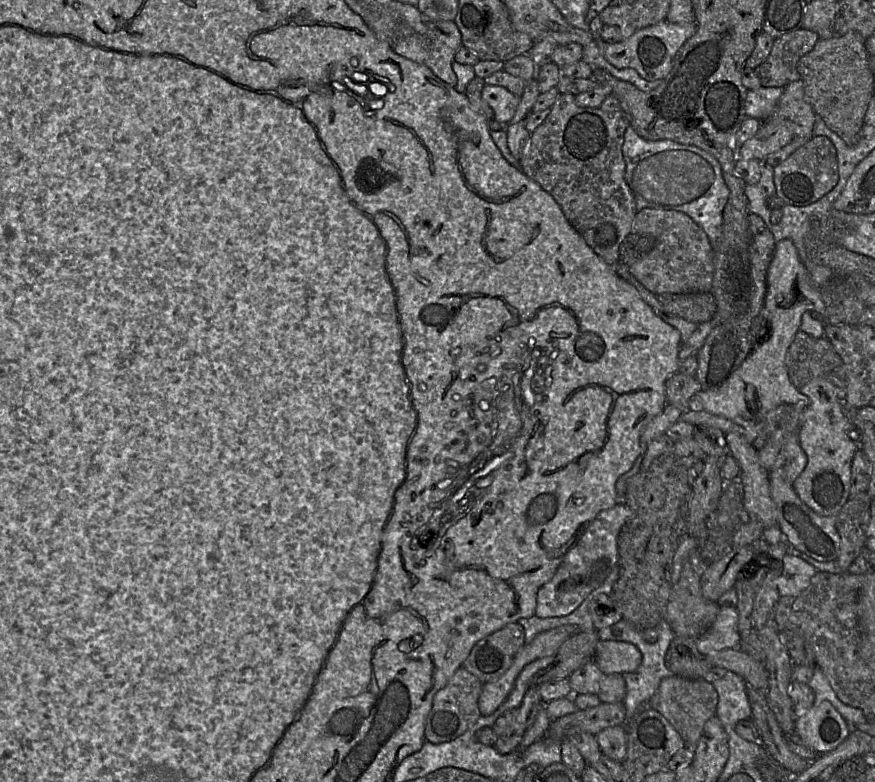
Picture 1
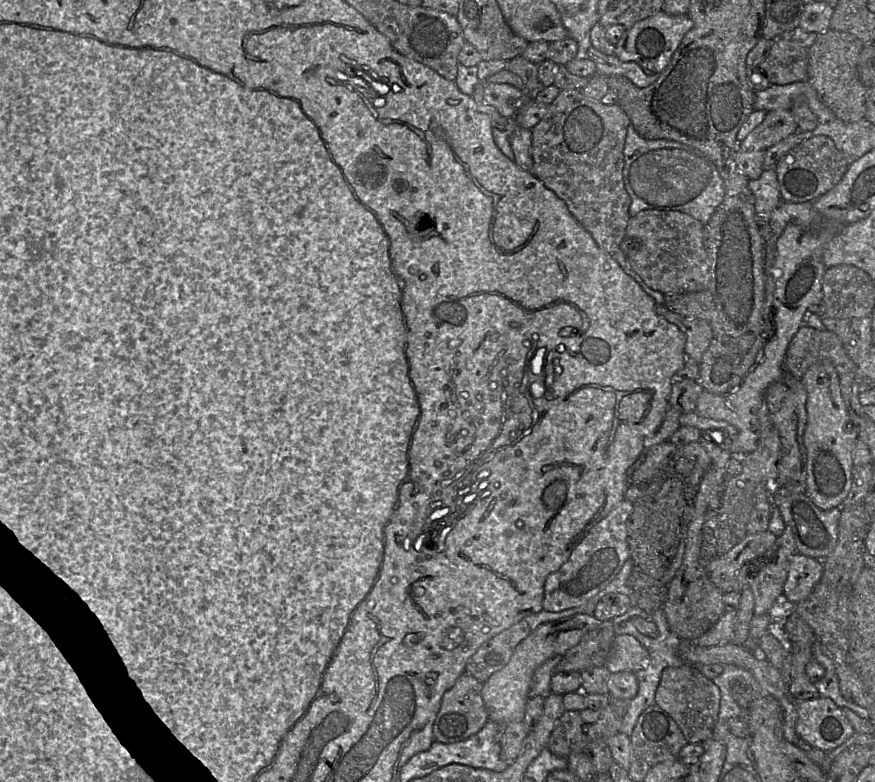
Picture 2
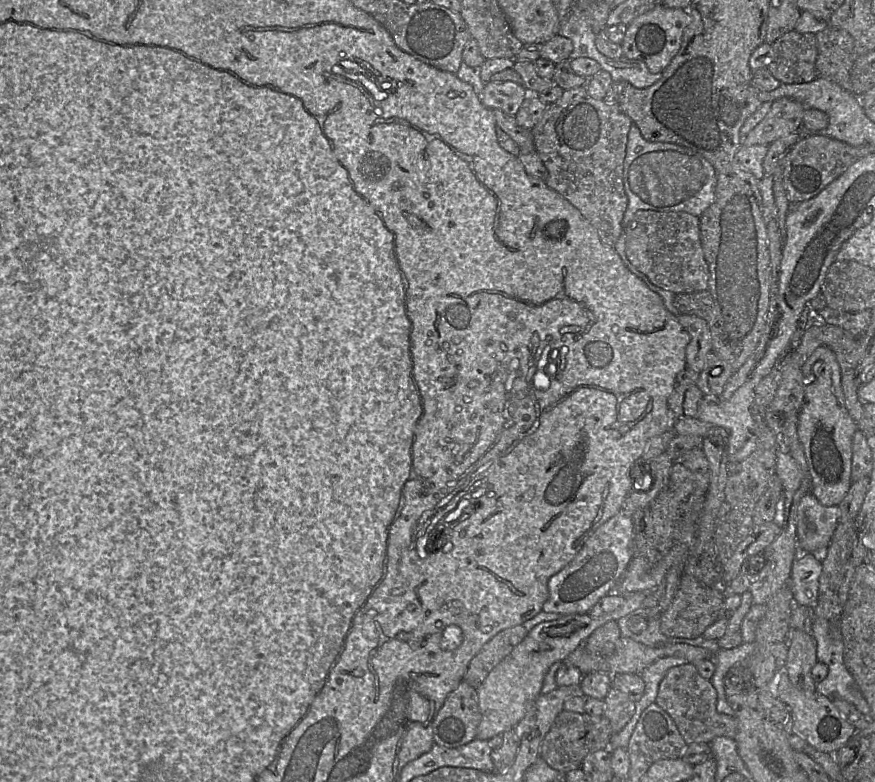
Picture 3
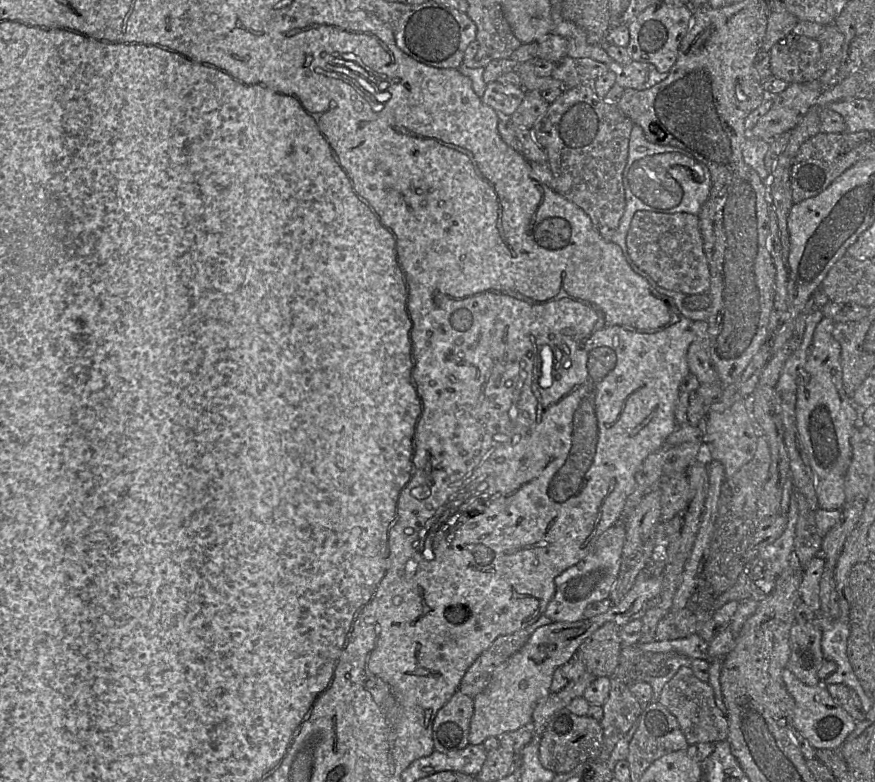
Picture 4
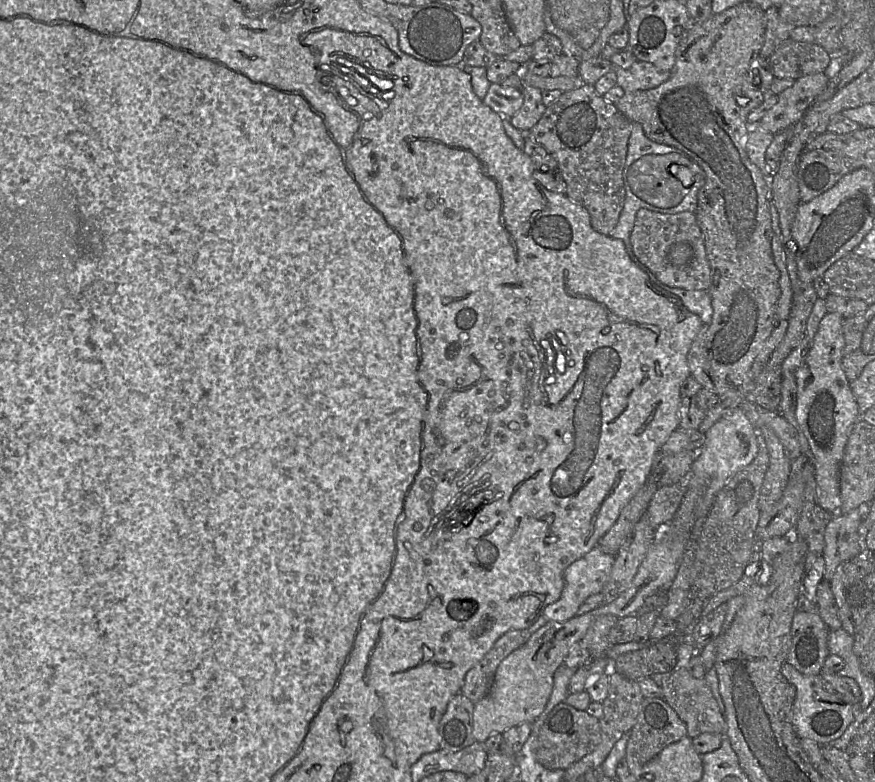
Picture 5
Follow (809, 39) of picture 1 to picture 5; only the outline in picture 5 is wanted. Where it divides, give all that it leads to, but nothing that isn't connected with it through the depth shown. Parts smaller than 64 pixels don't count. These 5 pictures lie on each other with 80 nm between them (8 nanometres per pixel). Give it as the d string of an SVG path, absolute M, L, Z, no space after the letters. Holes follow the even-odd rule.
M791 38L780 44L769 57L775 78L792 80L824 72L830 59L830 54L817 43L798 42Z

